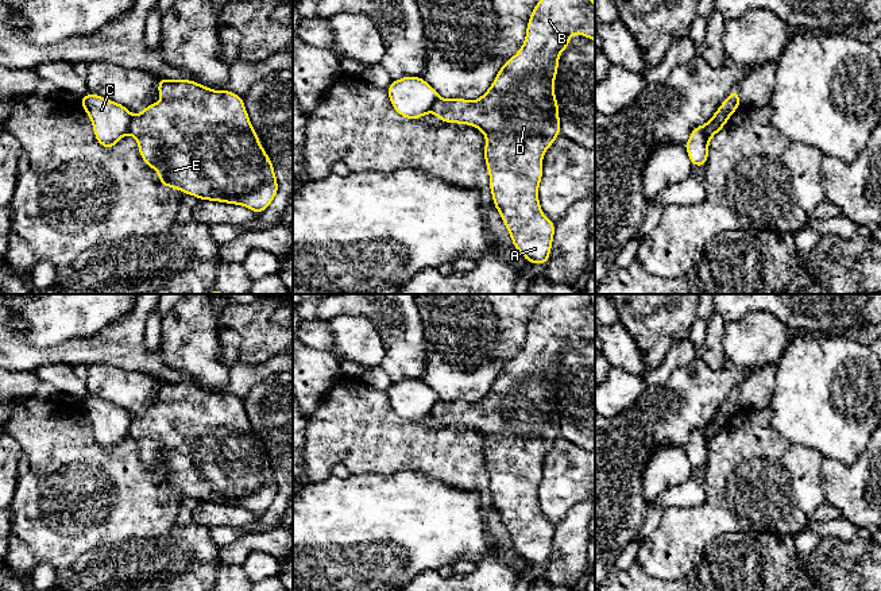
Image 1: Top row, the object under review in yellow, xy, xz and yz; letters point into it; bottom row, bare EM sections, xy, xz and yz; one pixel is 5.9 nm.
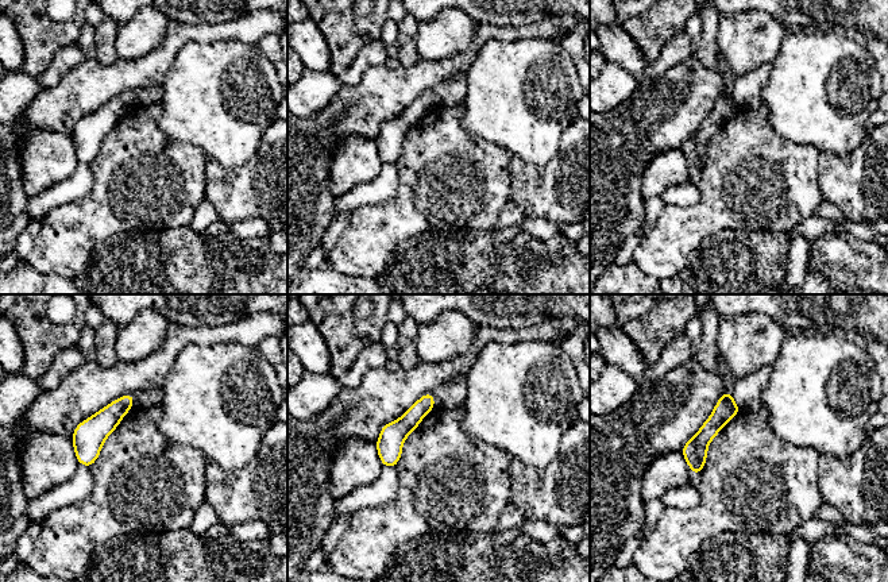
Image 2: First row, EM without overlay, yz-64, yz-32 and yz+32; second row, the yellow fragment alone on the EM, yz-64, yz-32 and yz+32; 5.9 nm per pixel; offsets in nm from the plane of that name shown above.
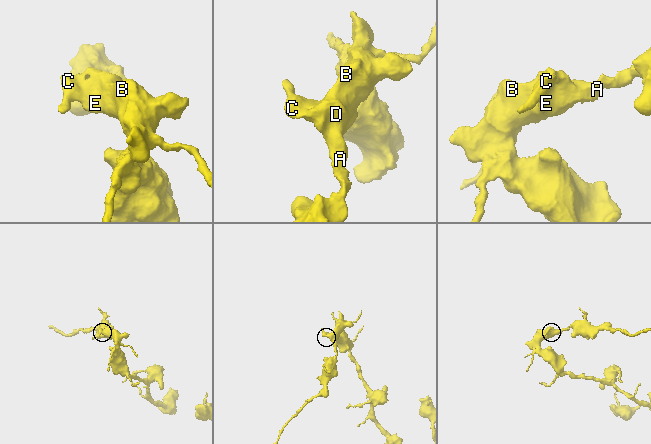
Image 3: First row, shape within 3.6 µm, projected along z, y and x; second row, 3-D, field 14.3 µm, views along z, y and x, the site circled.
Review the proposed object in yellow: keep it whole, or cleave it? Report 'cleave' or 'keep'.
cleave

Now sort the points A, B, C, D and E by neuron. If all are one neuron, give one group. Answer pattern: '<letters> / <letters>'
A B D E / C

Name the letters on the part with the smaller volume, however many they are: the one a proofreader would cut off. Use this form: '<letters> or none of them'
C

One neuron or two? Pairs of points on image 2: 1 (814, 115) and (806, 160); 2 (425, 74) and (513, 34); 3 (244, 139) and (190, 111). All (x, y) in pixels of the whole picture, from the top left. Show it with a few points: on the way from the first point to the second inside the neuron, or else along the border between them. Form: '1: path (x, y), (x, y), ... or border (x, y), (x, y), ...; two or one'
1: border (779, 134), (796, 143), (811, 145), (821, 153); two
2: path (447, 68), (458, 65), (491, 33); one
3: path (231, 126), (216, 111), (204, 111); one

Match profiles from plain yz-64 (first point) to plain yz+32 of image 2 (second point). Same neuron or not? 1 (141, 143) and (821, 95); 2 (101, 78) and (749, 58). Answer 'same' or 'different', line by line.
1: different
2: different

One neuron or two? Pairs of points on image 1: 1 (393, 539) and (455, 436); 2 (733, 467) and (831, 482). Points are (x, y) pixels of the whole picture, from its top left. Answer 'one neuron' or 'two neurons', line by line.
1: two neurons
2: two neurons

